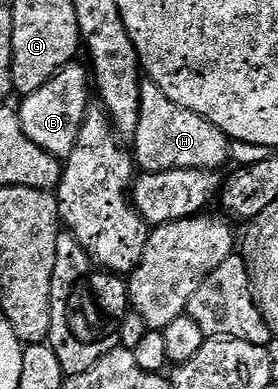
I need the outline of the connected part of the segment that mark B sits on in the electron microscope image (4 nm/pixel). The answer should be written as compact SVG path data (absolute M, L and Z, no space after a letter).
M79 62L66 64L48 84L30 93L23 105L18 105L17 115L23 123L23 132L41 150L49 154L66 158L70 156L79 141L79 132L83 129L83 119L87 117L87 72Z

